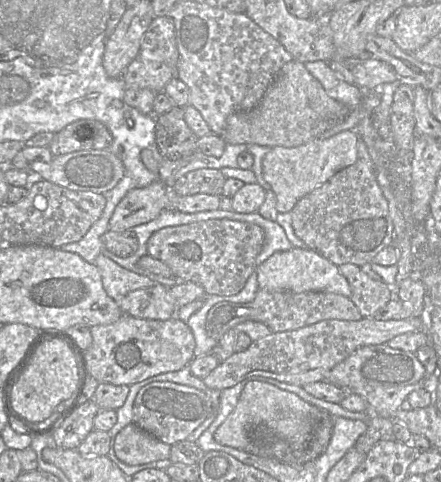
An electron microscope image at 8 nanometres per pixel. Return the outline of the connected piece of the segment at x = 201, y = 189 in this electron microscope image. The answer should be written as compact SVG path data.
M203 168L190 171L180 177L172 190L180 196L194 194L221 196L225 180L220 169Z

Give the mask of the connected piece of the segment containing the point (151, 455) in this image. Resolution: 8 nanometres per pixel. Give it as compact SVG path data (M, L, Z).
M133 422L122 428L114 440L117 458L132 466L169 459L170 448Z

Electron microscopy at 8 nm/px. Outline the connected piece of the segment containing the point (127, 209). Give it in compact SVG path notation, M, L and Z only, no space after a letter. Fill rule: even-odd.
M157 180L146 187L127 192L110 218L109 230L125 231L155 219L167 209L170 189Z

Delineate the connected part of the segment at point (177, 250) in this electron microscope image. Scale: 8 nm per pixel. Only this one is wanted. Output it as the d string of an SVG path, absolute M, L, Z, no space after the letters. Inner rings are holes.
M210 219L205 221L199 221L194 222L190 224L185 224L181 226L169 226L162 228L156 232L154 232L147 242L147 255L150 255L151 257L158 259L162 262L164 262L172 271L173 277L178 282L193 282L201 286L206 294L215 294L219 296L230 296L237 294L245 285L247 279L250 277L250 275L256 270L256 257L260 253L265 239L265 233L264 230L253 223L244 222L244 221L237 221L237 220L231 220L231 219Z

